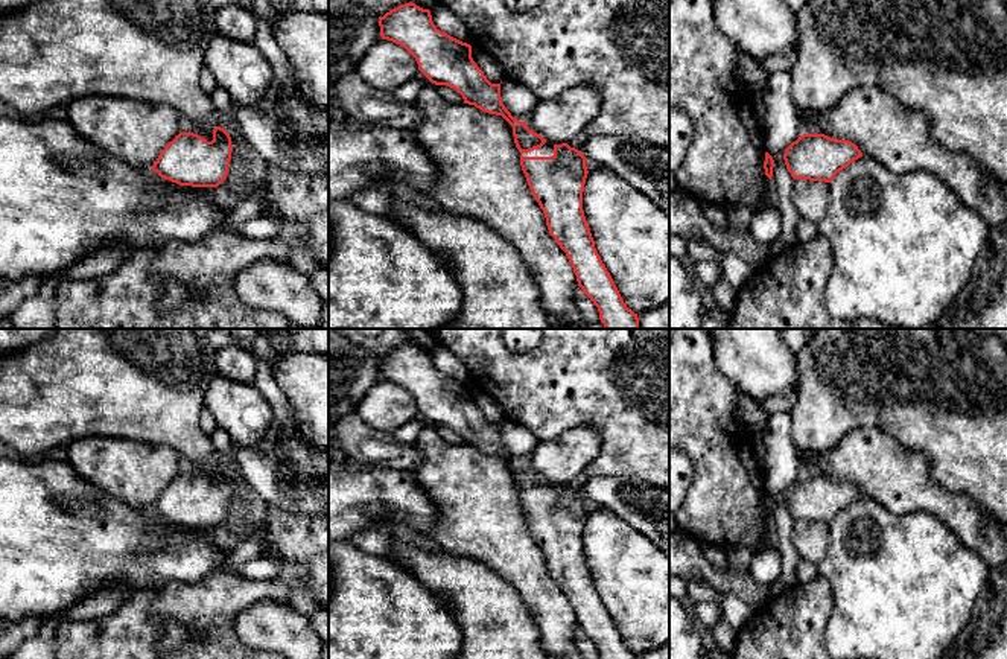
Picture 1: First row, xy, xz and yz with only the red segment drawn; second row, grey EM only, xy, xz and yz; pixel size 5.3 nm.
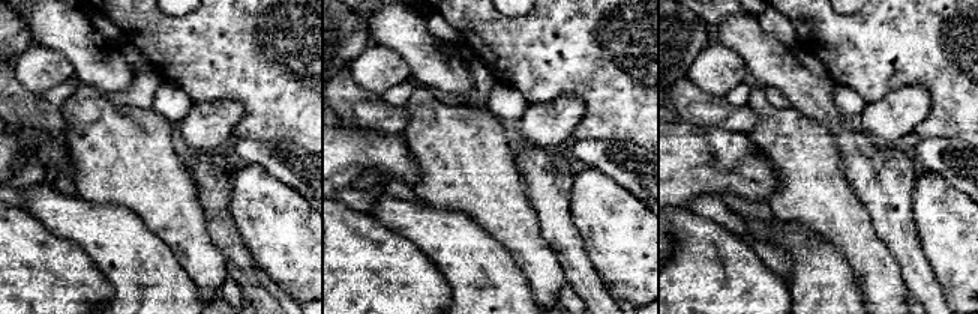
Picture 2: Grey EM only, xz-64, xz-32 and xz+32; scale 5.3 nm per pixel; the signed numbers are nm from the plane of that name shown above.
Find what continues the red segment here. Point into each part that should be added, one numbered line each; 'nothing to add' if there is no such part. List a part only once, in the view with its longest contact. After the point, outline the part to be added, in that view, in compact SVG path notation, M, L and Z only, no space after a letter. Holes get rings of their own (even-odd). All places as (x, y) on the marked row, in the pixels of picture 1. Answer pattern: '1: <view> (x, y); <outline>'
1: xz (546, 149); M548 142L538 149L520 154L520 157L552 157L552 155L554 155L554 145Z

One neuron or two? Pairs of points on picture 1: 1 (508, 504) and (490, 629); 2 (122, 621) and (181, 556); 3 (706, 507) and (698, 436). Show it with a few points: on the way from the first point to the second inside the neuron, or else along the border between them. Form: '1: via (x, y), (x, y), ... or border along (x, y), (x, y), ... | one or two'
1: border along (467, 556), (479, 560), (502, 577), (522, 601) | two
2: border along (186, 582), (169, 582), (155, 589), (134, 592) | two
3: via (706, 489), (706, 454) | one

